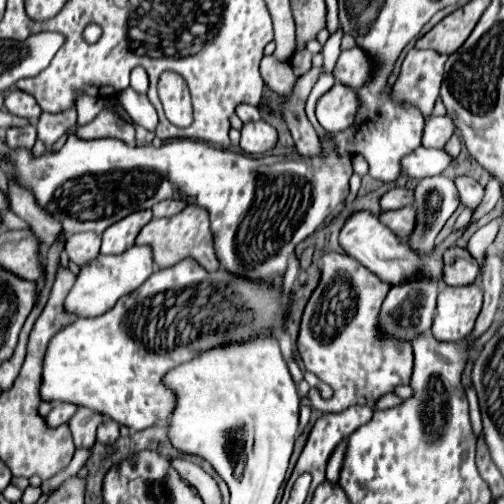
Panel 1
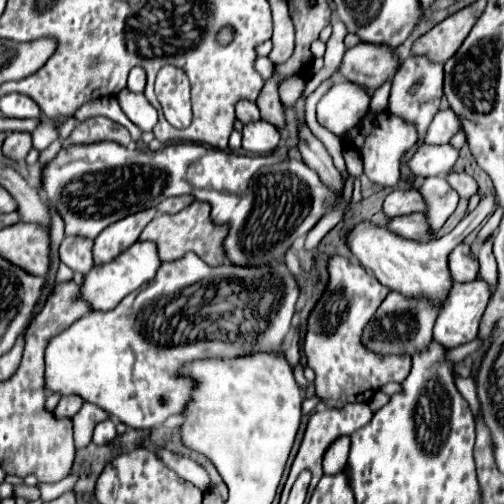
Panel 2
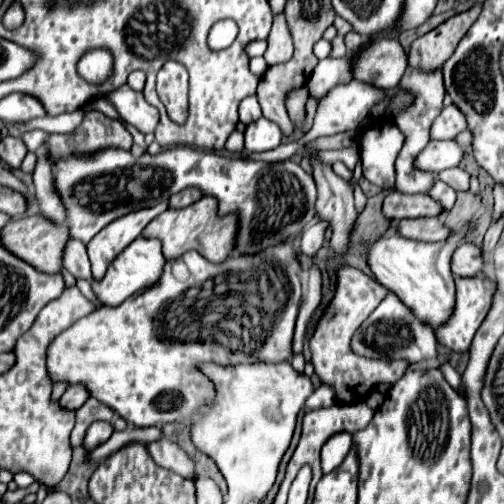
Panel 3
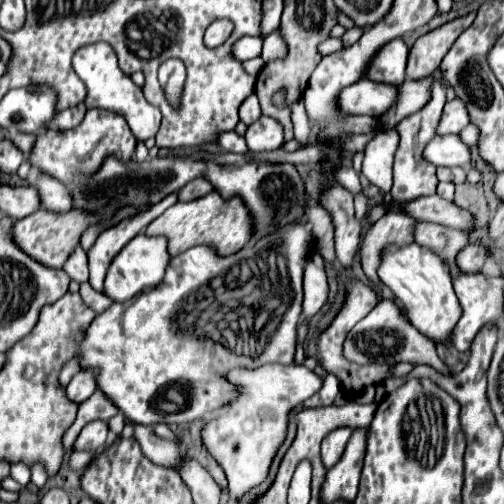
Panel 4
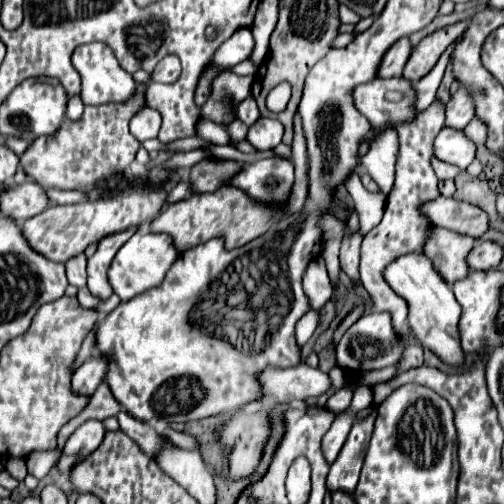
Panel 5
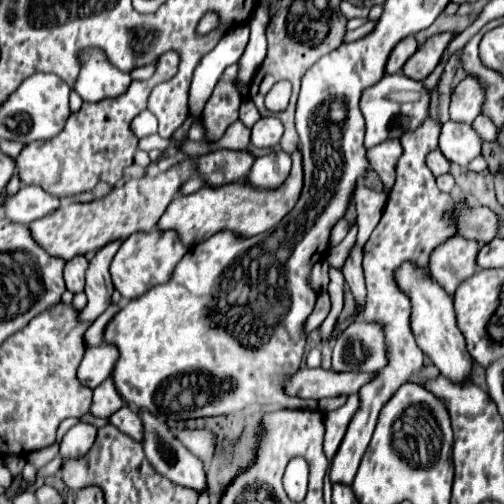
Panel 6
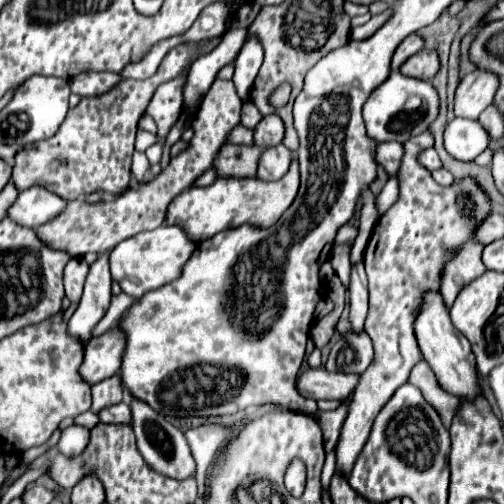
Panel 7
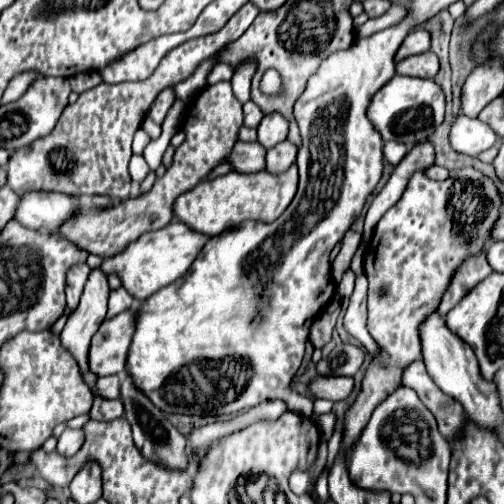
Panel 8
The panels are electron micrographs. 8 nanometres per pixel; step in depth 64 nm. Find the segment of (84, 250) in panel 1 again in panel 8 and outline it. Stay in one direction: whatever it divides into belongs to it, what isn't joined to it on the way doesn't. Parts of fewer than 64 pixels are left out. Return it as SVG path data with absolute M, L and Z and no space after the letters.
M74 264L68 270L68 276L66 276L66 302L68 302L70 310L76 308L78 300L82 296L82 288L88 280L88 274L90 274L88 264Z

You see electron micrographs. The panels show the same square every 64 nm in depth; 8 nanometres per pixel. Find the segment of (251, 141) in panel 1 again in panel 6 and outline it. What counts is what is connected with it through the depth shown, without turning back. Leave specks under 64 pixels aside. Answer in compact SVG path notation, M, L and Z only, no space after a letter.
M268 116L268 118L260 118L254 126L252 126L252 144L258 148L274 148L280 144L284 126L280 124L280 120L276 116Z

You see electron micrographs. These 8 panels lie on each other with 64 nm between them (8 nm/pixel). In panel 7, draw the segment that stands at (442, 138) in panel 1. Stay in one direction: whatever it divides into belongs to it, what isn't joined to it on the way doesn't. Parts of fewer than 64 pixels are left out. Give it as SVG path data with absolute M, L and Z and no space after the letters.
M474 70L468 76L464 76L456 88L454 116L476 120L480 112L492 104L496 88L496 78L486 74L484 70Z

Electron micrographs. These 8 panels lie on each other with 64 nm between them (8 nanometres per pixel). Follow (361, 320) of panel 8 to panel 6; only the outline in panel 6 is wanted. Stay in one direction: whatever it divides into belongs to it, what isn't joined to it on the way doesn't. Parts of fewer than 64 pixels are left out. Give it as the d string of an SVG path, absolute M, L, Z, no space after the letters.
M358 244L352 246L352 250L342 266L342 274L344 274L346 282L350 284L350 290L356 298L356 306L364 308L366 292L364 292L364 274L362 274L362 248Z

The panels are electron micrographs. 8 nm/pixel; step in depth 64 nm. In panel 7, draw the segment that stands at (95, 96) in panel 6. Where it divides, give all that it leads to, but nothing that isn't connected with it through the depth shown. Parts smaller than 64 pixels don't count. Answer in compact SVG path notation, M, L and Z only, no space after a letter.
M88 70L81 72L70 80L70 89L78 96L102 96L110 92L114 86L120 84L120 74L114 72L94 72Z

